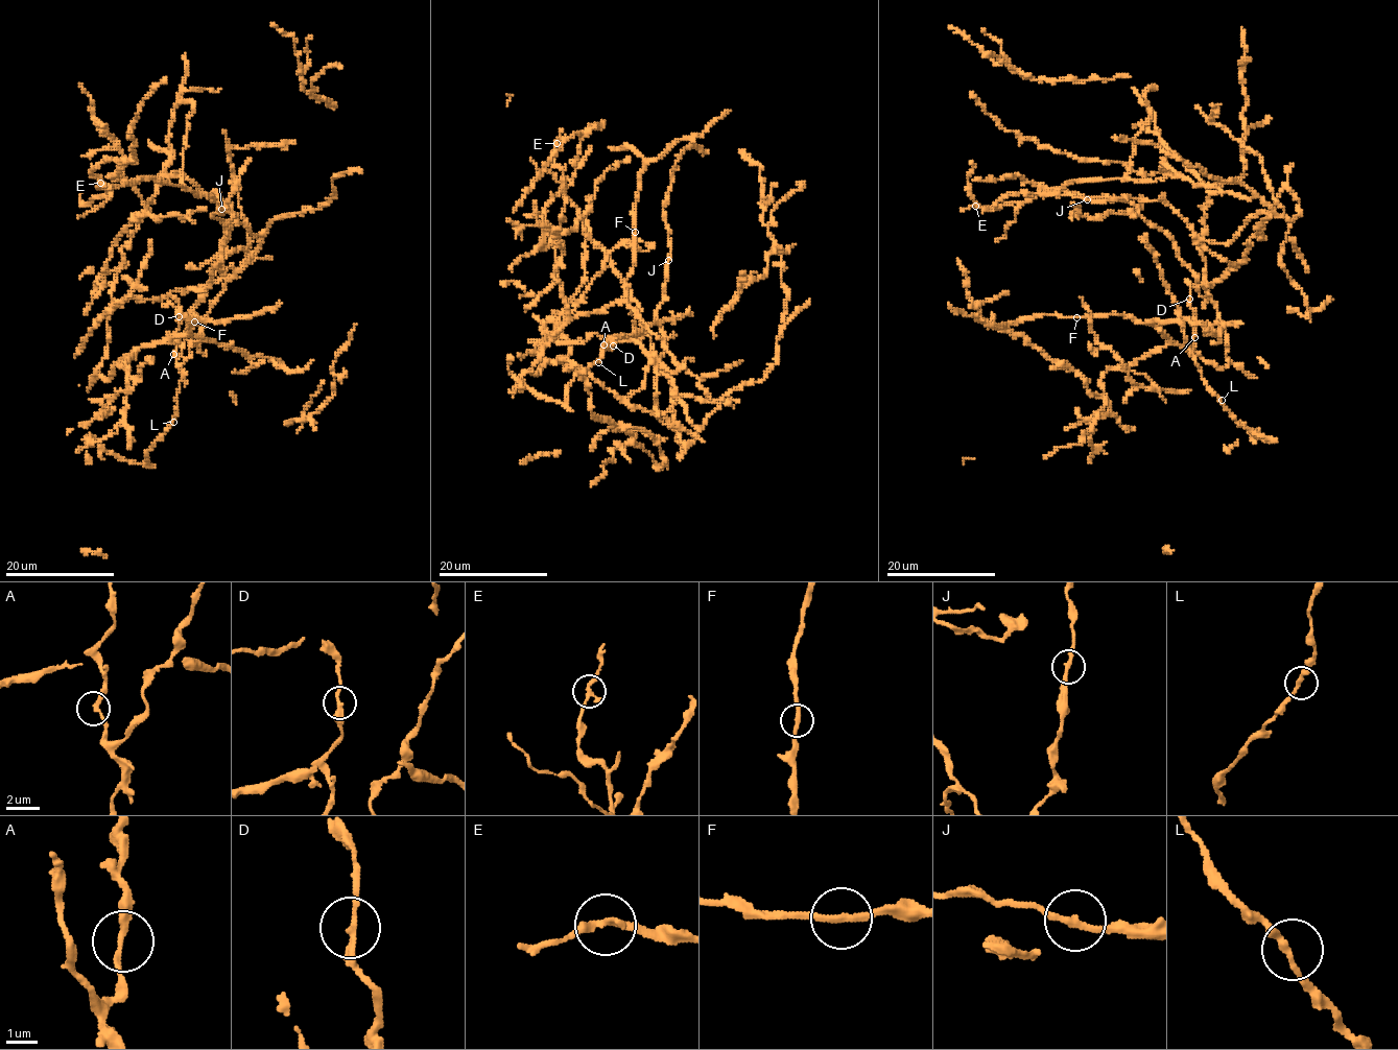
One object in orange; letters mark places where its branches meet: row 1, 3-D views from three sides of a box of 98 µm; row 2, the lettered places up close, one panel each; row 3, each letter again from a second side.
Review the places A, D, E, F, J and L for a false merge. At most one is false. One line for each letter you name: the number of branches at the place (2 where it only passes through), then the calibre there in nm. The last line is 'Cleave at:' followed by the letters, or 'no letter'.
Cleave at: no letter

